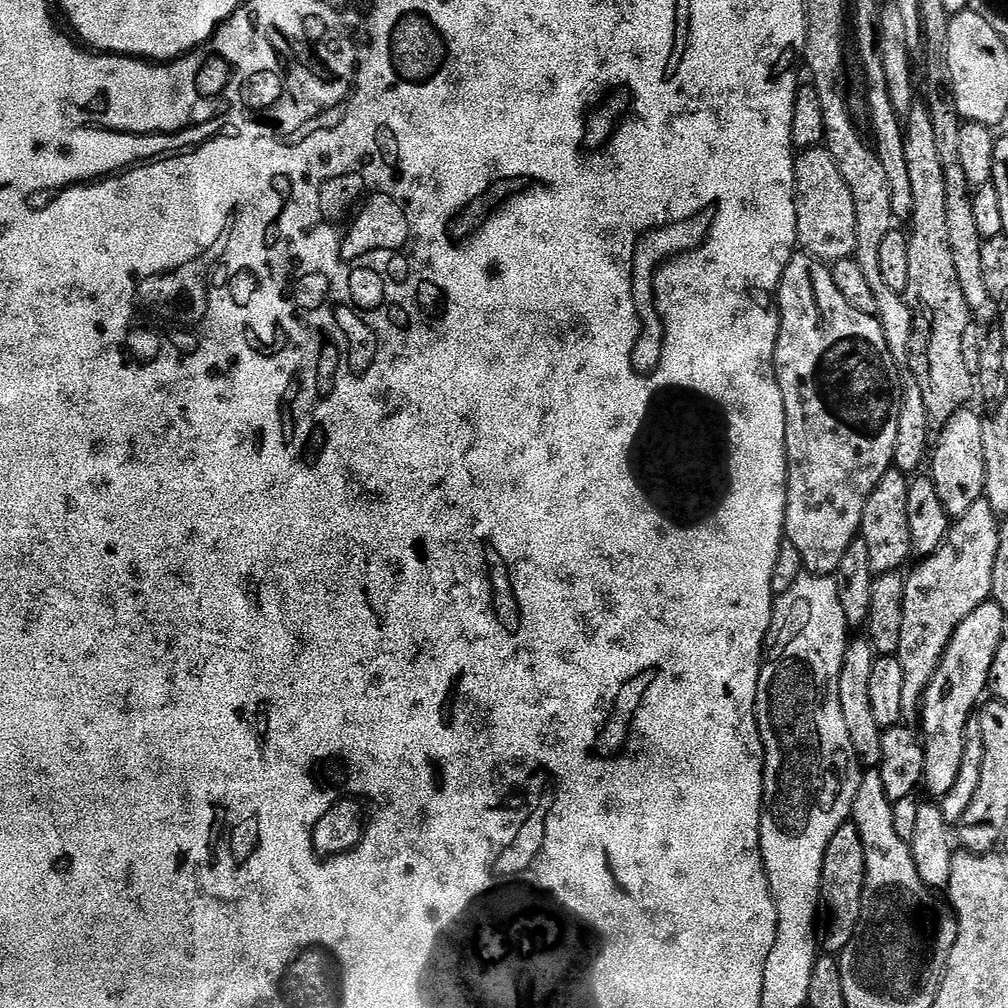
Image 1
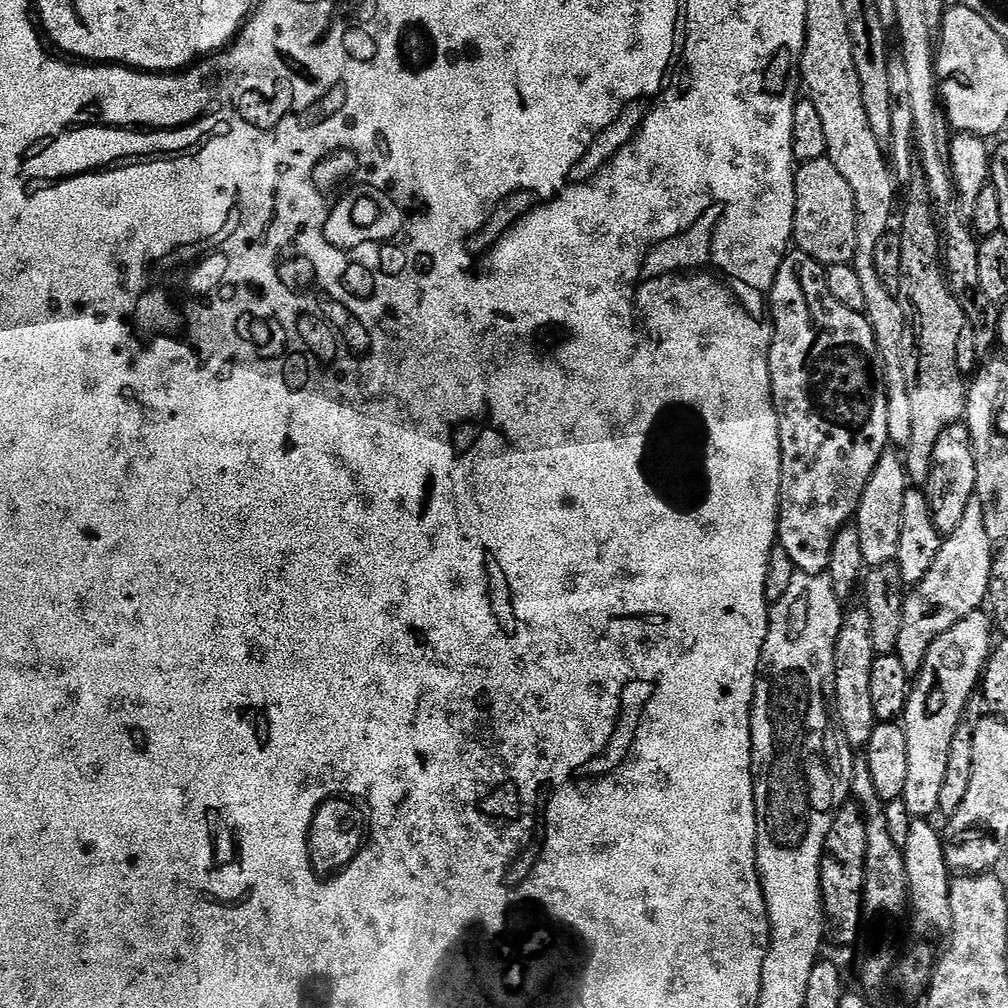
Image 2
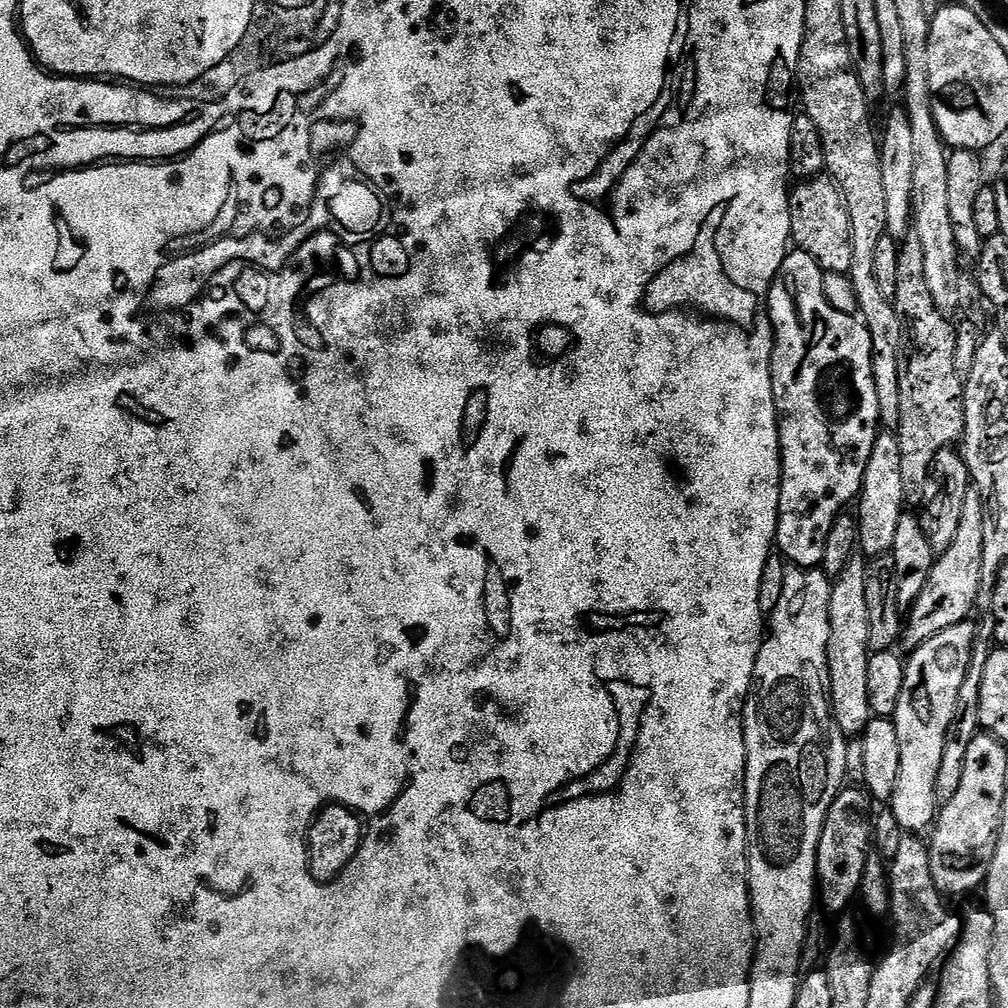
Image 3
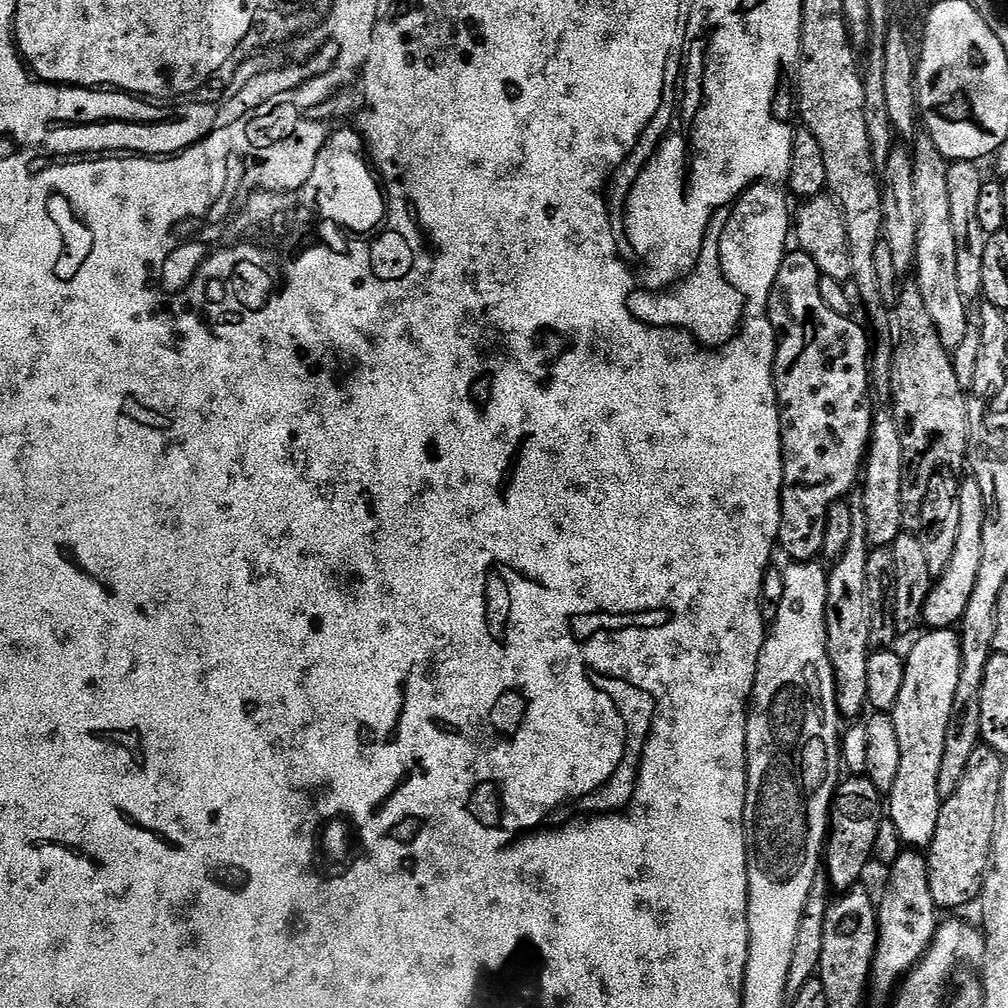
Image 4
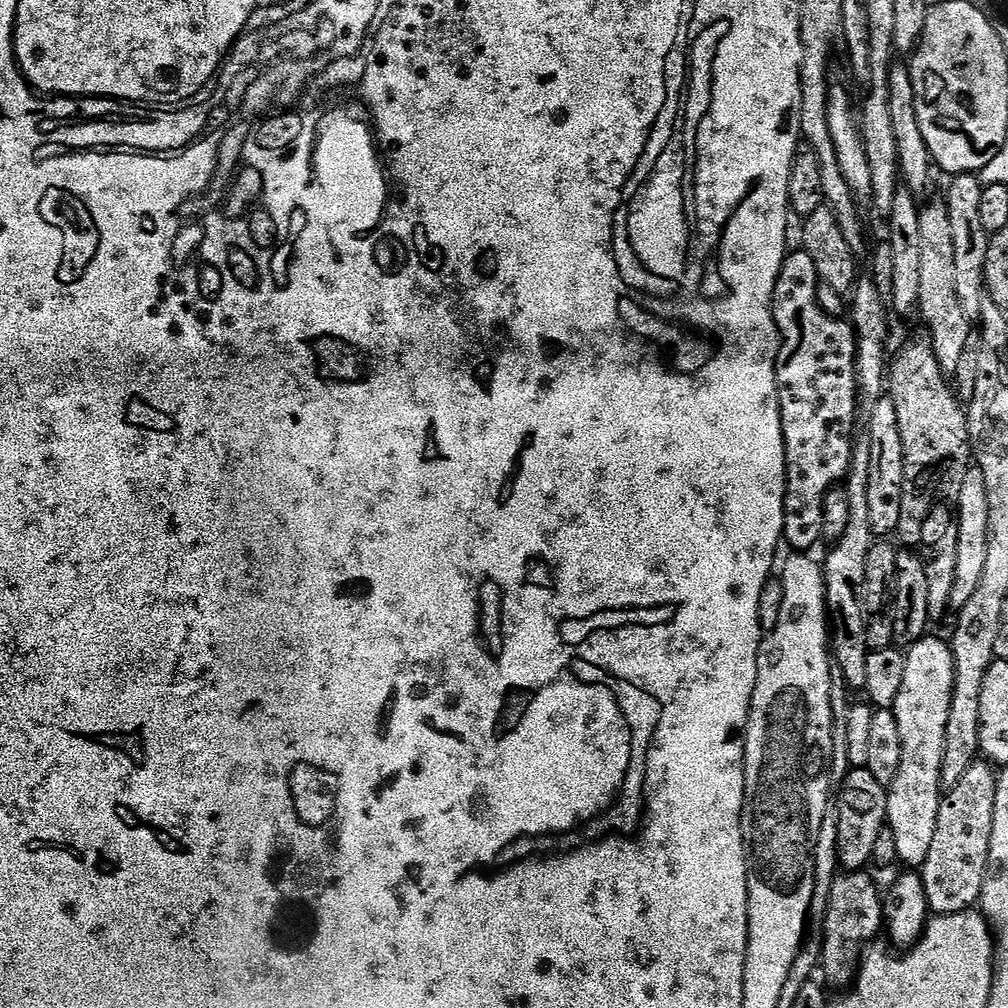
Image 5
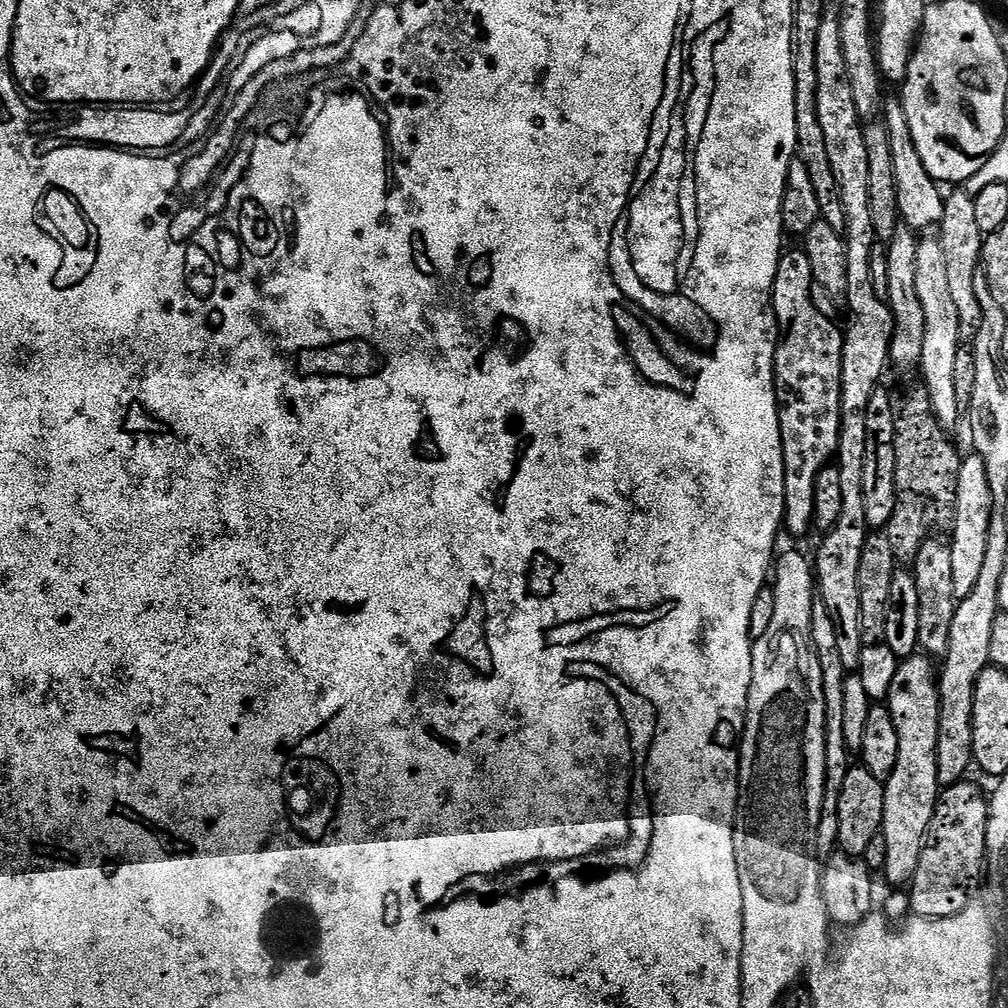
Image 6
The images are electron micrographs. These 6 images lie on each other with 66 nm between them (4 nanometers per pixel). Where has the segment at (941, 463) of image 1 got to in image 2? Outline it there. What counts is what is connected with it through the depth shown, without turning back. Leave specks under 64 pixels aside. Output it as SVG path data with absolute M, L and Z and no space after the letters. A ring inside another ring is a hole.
M964 422L951 424L938 438L930 457L932 469L928 472L928 495L929 505L932 507L933 522L941 537L947 538L958 530L962 522L962 514L966 514L966 506L976 494L976 483L978 482L978 470L976 459L972 449L972 436L968 432L968 425Z

